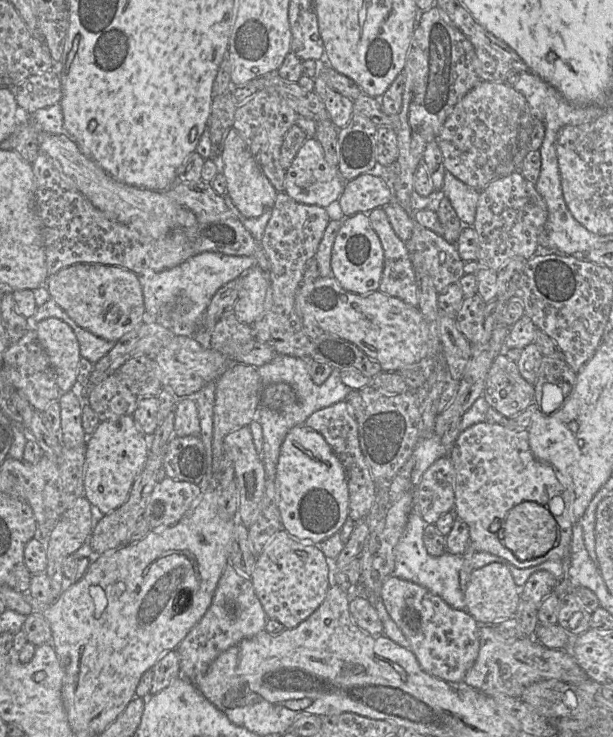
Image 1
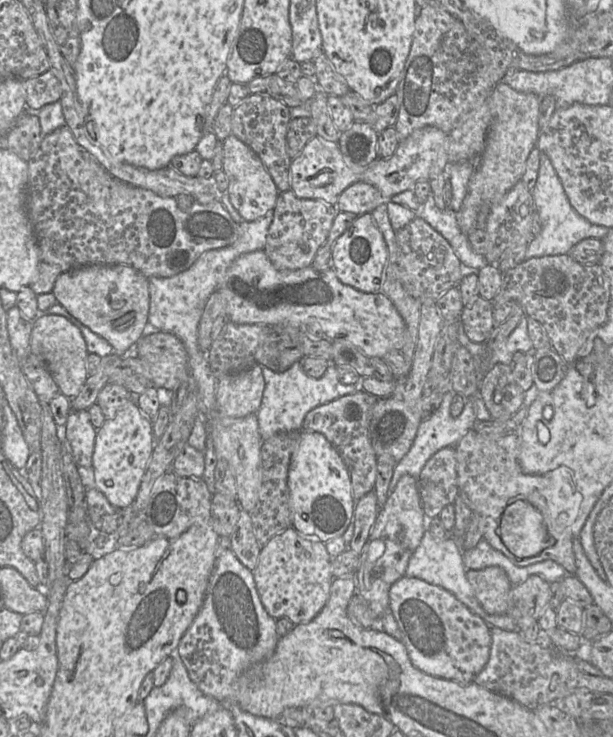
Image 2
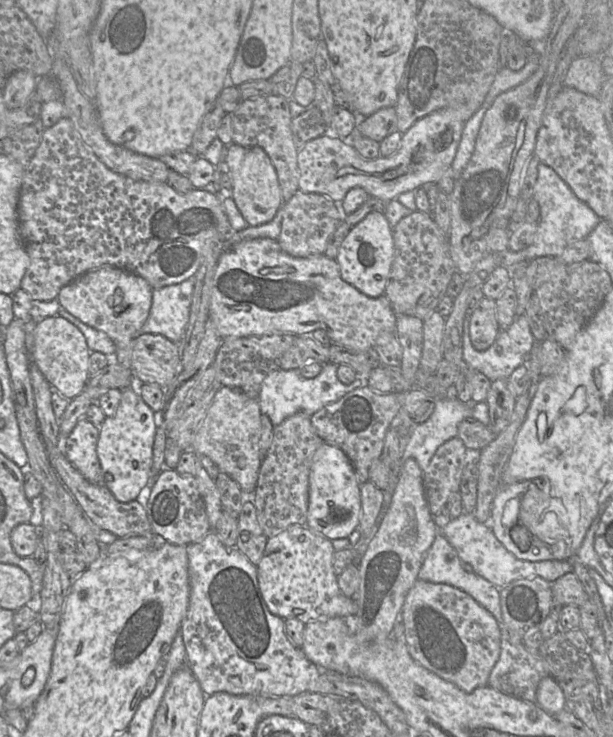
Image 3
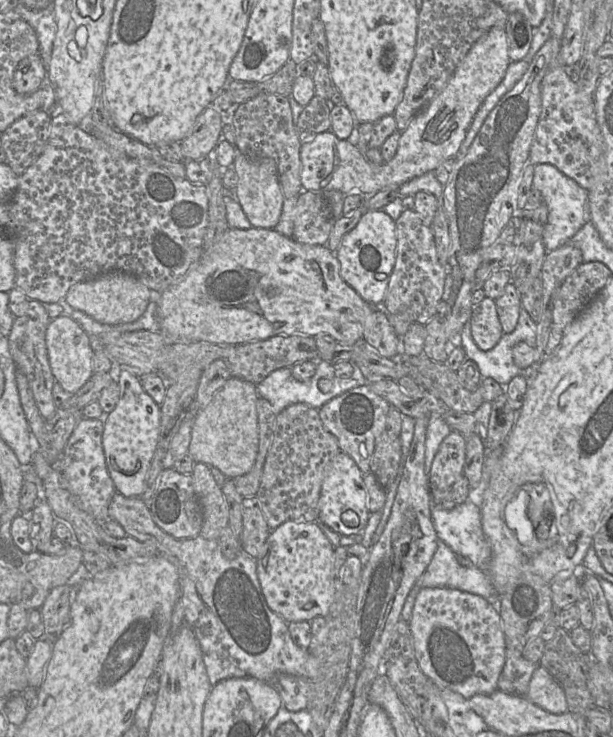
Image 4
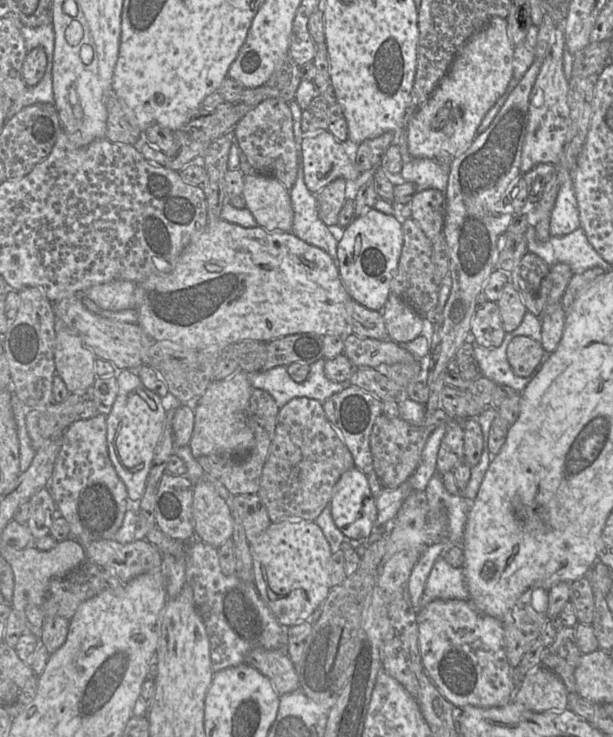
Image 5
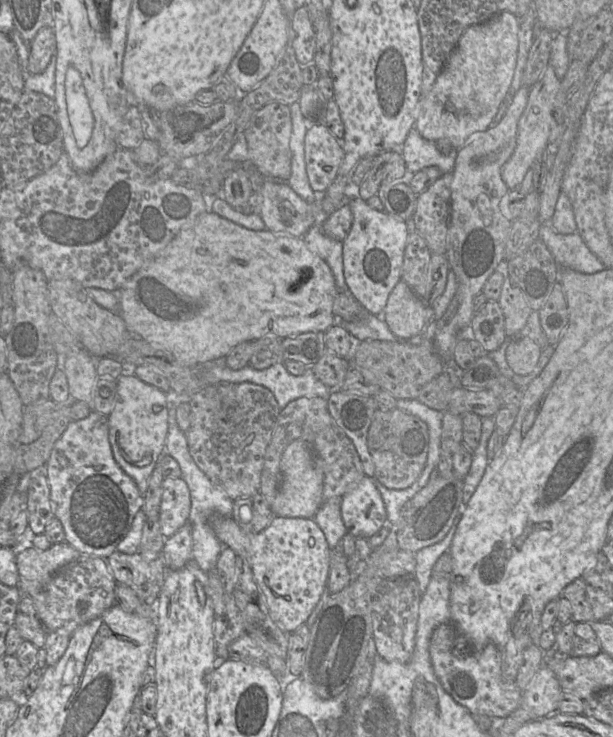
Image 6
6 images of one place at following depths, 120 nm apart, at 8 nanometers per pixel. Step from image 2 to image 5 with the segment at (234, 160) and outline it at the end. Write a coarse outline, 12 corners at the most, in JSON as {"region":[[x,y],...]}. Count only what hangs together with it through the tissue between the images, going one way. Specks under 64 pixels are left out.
{"region":[[245,175],[242,195],[258,226],[292,232],[290,191]]}

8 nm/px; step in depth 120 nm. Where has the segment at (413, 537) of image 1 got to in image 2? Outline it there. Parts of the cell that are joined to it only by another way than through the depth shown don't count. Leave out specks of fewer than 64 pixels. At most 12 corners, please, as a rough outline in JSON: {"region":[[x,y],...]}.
{"region":[[426,529],[405,576],[451,592],[490,627],[517,630],[490,615],[466,578],[460,544]]}

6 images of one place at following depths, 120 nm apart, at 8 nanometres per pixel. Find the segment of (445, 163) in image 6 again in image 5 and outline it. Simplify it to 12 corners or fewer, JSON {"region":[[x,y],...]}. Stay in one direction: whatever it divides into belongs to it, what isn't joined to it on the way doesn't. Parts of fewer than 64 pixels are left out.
{"region":[[406,128],[394,144],[402,156],[401,176],[418,190],[446,192],[449,172],[434,159],[410,155]]}

